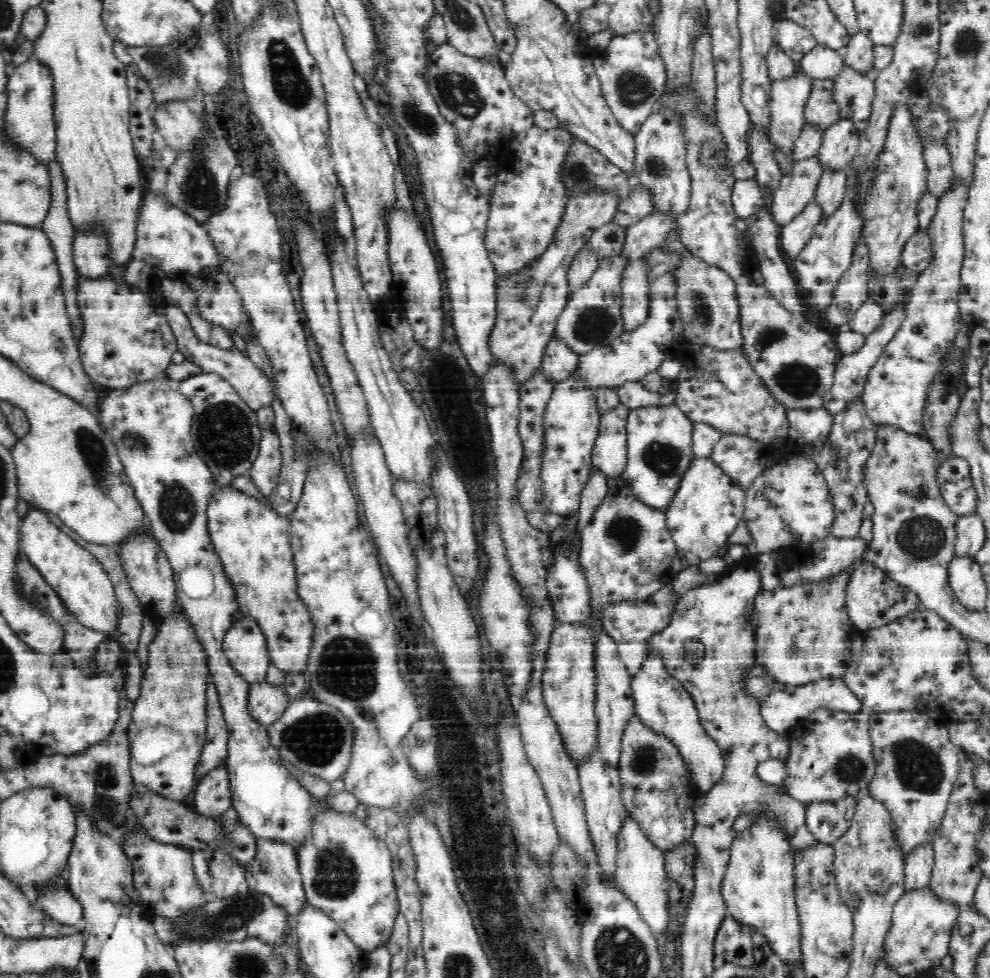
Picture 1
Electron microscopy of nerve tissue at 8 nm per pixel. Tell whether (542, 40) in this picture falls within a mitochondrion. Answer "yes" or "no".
no

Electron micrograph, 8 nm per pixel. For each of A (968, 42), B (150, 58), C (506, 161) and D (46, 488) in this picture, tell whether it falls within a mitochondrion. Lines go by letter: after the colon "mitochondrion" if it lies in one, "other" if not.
A: mitochondrion
B: mitochondrion
C: other
D: other

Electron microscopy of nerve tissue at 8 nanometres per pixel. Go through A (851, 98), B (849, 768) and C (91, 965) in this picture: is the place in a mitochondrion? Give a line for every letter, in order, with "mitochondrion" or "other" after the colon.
A: mitochondrion
B: mitochondrion
C: other

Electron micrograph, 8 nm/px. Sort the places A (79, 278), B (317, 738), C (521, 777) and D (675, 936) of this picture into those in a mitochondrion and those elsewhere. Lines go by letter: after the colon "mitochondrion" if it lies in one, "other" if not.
A: other
B: mitochondrion
C: other
D: other

